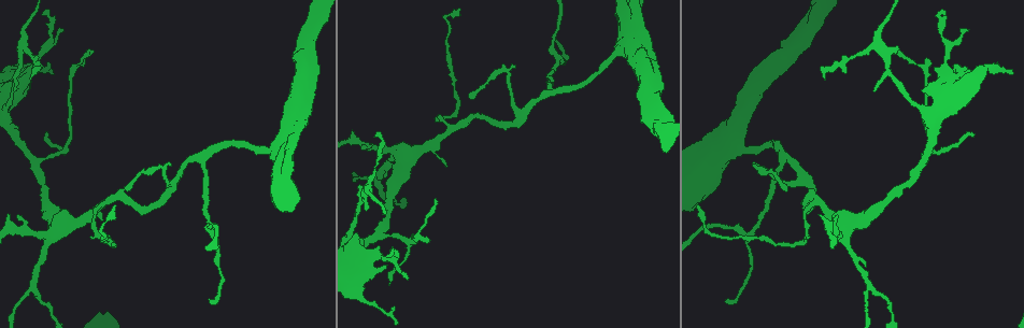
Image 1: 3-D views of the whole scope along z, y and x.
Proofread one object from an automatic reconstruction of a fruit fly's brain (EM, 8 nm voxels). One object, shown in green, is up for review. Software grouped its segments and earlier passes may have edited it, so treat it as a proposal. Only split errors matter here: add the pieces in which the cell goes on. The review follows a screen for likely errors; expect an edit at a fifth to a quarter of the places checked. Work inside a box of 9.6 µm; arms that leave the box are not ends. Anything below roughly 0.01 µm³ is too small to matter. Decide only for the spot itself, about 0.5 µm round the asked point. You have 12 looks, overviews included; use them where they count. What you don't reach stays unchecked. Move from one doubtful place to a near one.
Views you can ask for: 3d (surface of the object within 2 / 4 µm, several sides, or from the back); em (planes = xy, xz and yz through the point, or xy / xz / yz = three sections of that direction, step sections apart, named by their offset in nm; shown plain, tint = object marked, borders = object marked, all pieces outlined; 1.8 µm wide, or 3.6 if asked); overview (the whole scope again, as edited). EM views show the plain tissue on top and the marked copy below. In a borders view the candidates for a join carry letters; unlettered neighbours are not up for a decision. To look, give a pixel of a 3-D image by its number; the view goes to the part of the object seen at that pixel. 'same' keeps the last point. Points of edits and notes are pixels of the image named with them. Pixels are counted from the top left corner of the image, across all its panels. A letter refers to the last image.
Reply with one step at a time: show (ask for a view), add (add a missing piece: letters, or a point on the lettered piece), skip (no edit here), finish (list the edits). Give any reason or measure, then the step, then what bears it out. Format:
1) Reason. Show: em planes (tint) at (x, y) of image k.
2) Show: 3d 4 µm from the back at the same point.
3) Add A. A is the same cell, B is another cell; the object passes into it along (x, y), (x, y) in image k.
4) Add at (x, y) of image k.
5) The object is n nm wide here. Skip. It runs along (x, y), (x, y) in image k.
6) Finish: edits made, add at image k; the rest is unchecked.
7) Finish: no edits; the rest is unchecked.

Three-way junction. Show: 3d 2 µm at (557, 57) of image 1.

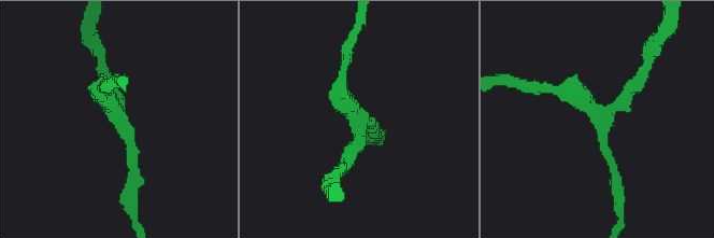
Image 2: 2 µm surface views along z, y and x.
3 arms meet here; now the EM. Show: em xy step 8 (tint) at (120, 115) of image 2.

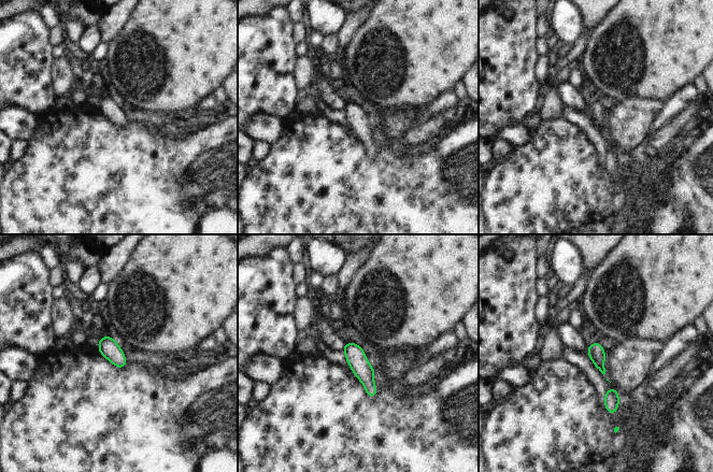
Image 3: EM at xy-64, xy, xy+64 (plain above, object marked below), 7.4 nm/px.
Cut it another way. Show: em planes (borders) at the same point.

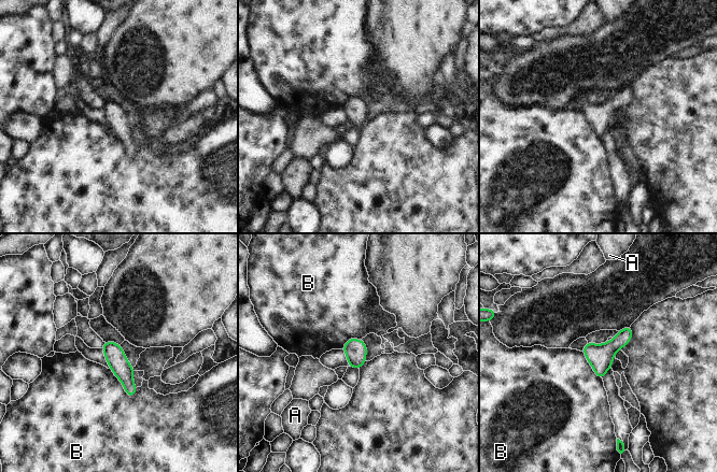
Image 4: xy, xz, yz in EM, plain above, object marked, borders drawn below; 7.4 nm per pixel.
Skip. A and B are other cells; a border runs along (110, 368), (131, 398) in image 4; none of them fits.

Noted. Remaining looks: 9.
Abrupt turn. Show: 3d 2 µm at (522, 114) of image 1.

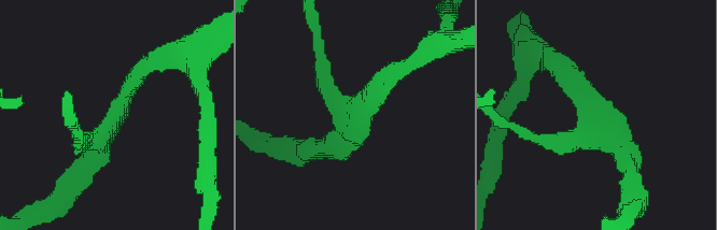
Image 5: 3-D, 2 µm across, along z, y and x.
3 arms meet here. Show: em planes (borders) at (116, 110) of image 5.

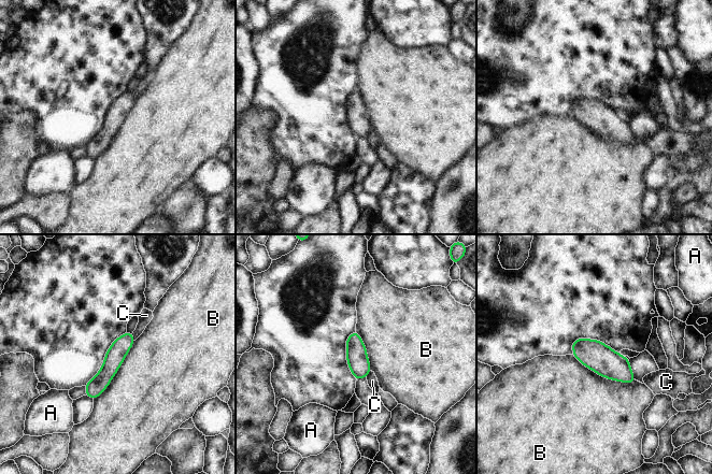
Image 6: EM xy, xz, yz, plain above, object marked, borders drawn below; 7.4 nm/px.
The object is 140 nm wide here. Skip. A, B and C are other cells; a border runs along (572, 355), (602, 376), (635, 381) in image 6; no lettered piece goes on from it.

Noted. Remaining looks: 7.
Thin end. Show: em xy step 4 (borders) at (874, 91) of image 1.

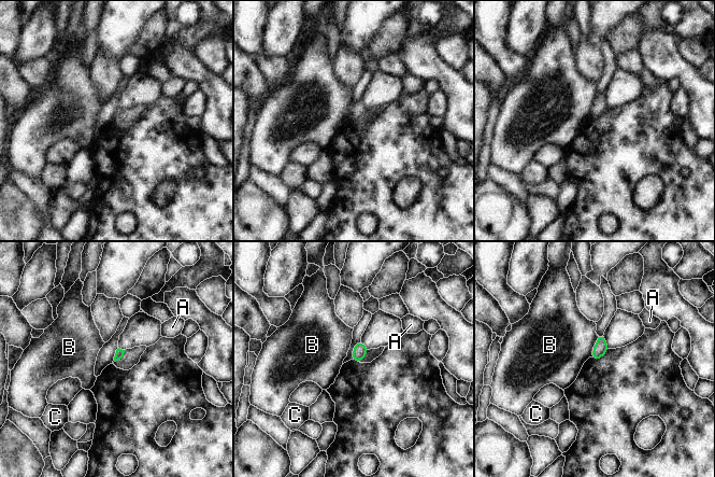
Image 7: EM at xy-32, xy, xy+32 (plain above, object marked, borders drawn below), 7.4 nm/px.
Skip. A, B and C are other cells; a border runs along (598, 336), (590, 356) in image 7; none of them fits.

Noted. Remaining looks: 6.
Free end. Show: 3d 2 µm from the back at (388, 285) of image 1.

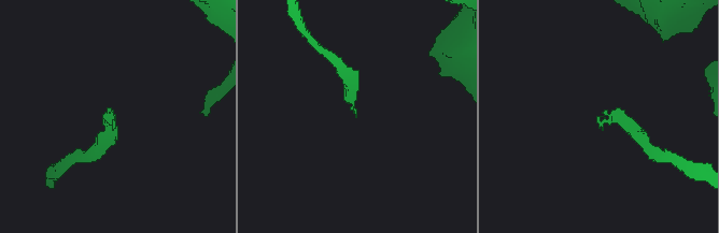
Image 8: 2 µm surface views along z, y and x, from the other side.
Need the tissue. Show: em planes (borders) at (355, 116) of image 8.

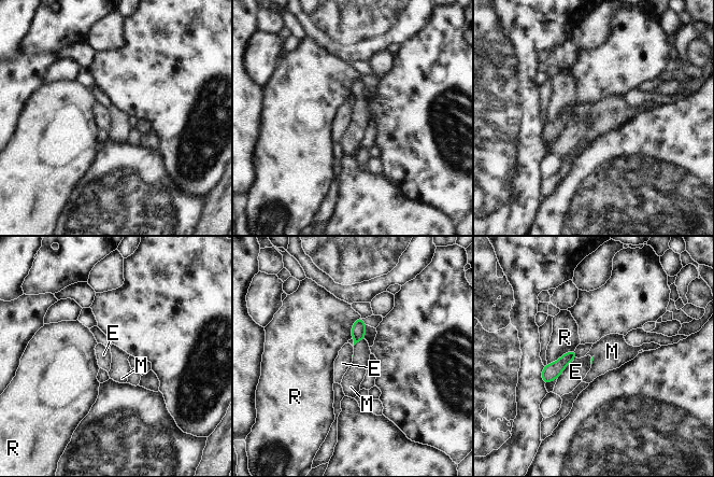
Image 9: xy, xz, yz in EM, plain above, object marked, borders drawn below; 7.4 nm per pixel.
The longest contact is with R, 240 nm. Add M. M is the same cell, E and R are other cells; the object passes into it along (358, 328), (359, 340), (357, 370) in image 9; the cell continues.

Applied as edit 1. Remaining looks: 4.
Show: overview.

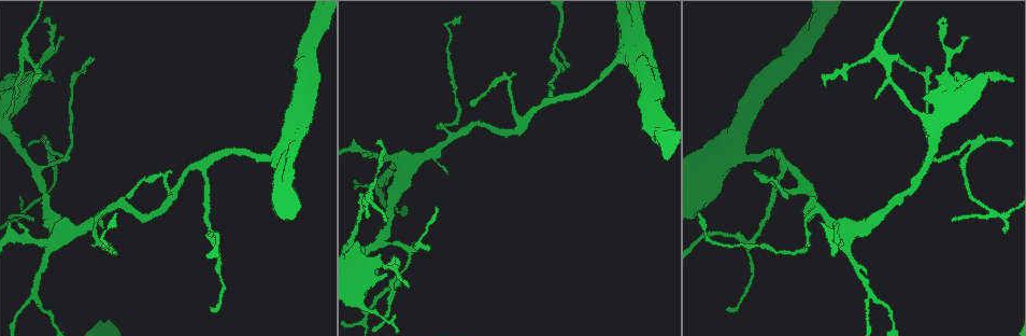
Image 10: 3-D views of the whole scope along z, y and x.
Calibre changes. Show: em xy step 4 (tint) at (843, 230) of image 10.

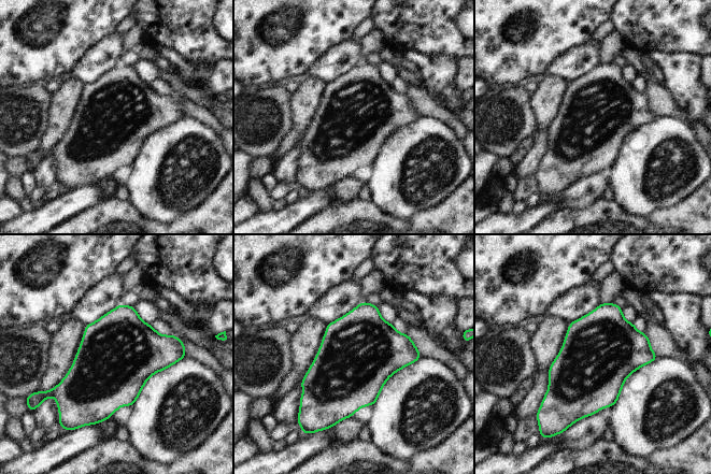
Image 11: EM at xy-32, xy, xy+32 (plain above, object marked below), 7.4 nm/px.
Show: em planes (borders) at the same point.

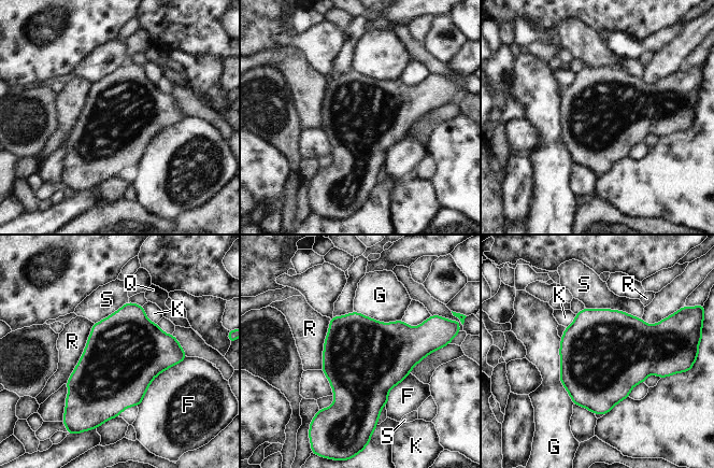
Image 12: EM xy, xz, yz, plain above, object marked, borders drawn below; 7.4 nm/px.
The longest contact is with F, 550 nm. Skip. F, G, K, Q, R and S are other cells; a border runs along (94, 323), (87, 344), (65, 383) in image 12; none of them fits.

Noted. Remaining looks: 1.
Finish: edits made, add at image 9; the rest is unchecked.

